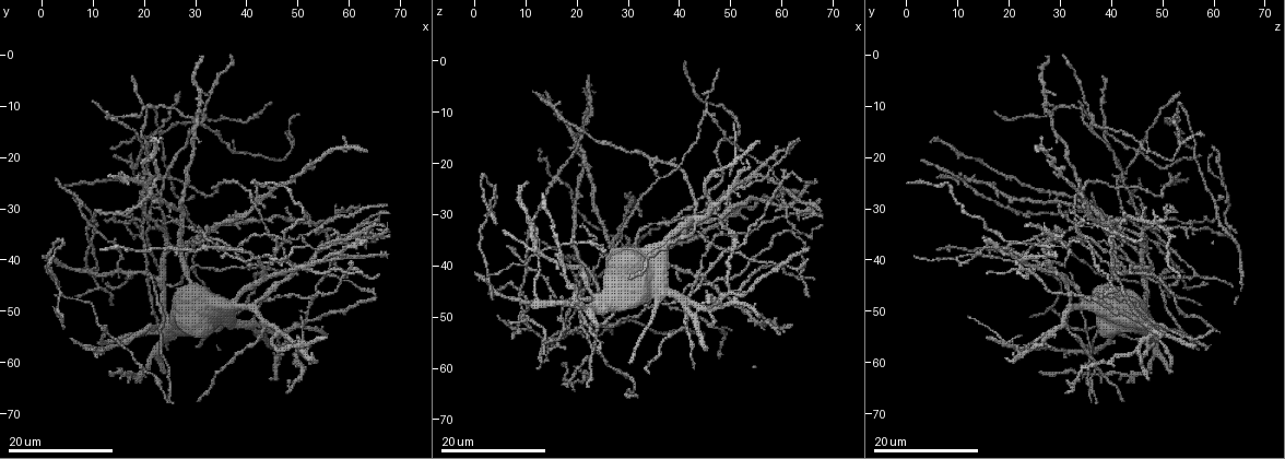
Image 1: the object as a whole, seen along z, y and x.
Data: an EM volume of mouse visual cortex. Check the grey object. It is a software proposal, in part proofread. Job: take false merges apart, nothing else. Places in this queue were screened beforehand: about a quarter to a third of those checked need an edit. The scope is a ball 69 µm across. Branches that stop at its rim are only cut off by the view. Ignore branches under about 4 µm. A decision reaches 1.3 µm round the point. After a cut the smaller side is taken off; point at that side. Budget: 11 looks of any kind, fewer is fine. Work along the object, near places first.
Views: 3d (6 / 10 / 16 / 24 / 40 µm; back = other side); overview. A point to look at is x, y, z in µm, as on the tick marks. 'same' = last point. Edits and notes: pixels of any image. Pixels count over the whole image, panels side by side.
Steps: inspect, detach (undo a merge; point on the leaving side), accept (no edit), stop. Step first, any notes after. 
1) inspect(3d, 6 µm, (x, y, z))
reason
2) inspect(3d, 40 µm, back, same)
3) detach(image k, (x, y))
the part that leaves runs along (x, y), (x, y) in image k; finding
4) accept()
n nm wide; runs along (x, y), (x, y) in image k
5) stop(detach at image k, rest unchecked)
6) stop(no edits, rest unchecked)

inspect(3d, 16 µm, (52.0, 41.0, 24.0))
small branch off a trunk

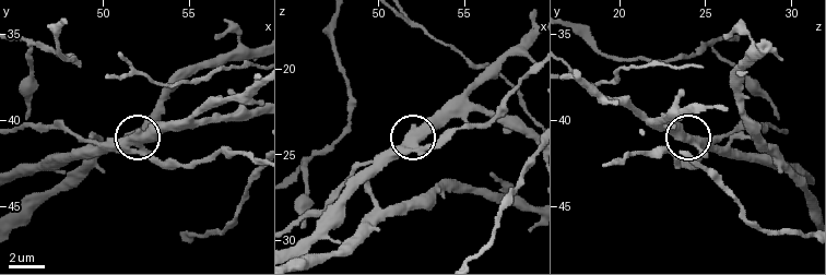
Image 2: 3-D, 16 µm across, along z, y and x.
inspect(3d, 6 µm, (52.1, 41.4, 24.3))

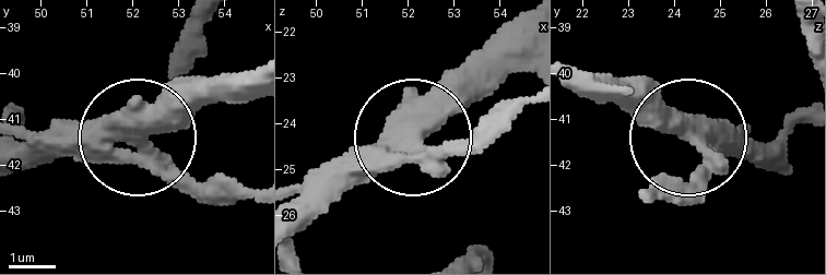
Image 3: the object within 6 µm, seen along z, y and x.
accept()
430 nm wide; runs along (20, 168), (149, 144), (215, 195) in image 3; all the same neuron

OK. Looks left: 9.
inspect(3d, 16 µm, (62.0, 33.0, 33.5))

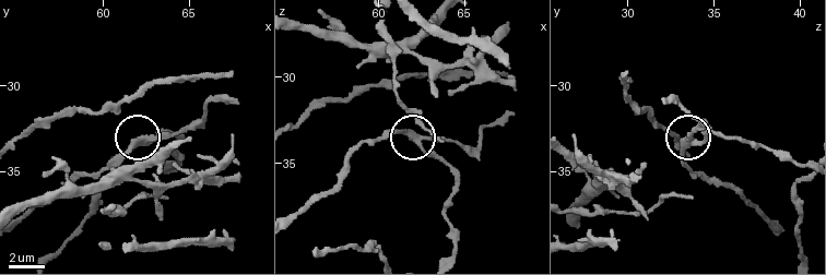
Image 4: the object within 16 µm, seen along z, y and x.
inspect(3d, 6 µm, (62.6, 33.2, 33.6))
closer look

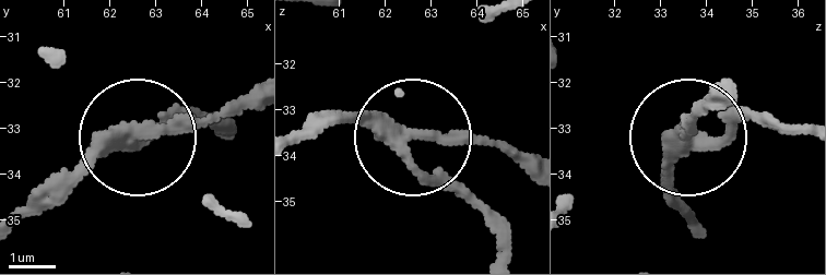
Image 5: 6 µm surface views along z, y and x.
accept()
side arm 7 µm; runs along (295, 142), (377, 122), (459, 146), (514, 146) in image 5; all the same neuron

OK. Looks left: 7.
inspect(3d, 16 µm, (46.5, 37.5, 35.5))
four arms meet

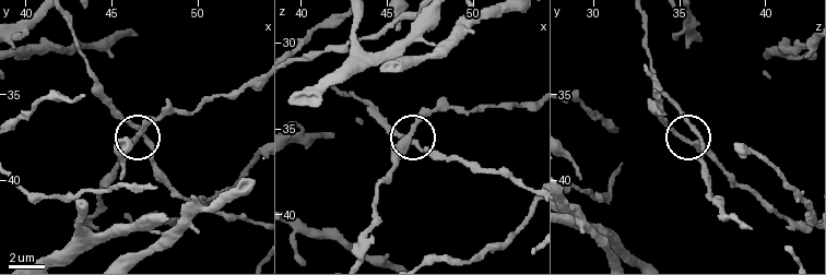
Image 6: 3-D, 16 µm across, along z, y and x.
inspect(3d, 6 µm, (46.4, 37.5, 35.1))
zoom in

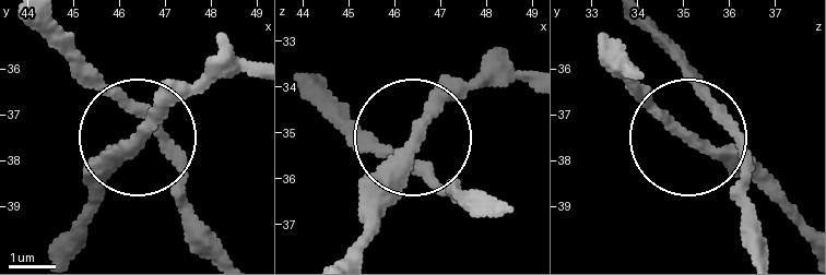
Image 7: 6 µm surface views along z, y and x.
accept()
4 arms; one neuron here

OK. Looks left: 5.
inspect(3d, 24 µm, (45.5, 36.0, 25.5))

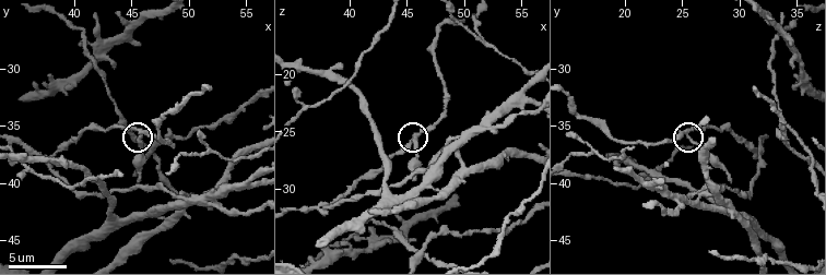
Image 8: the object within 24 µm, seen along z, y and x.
inspect(3d, 6 µm, (45.8, 35.4, 25.6))

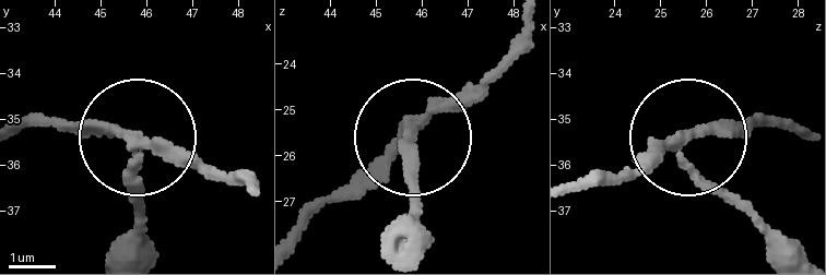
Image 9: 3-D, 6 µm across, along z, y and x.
detach(image 9, (136, 201))
210 nm wide; the part that leaves runs along (144, 162), (144, 251) in image 9; two neurons meet here

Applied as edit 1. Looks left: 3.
inspect(overview)
see it whole again

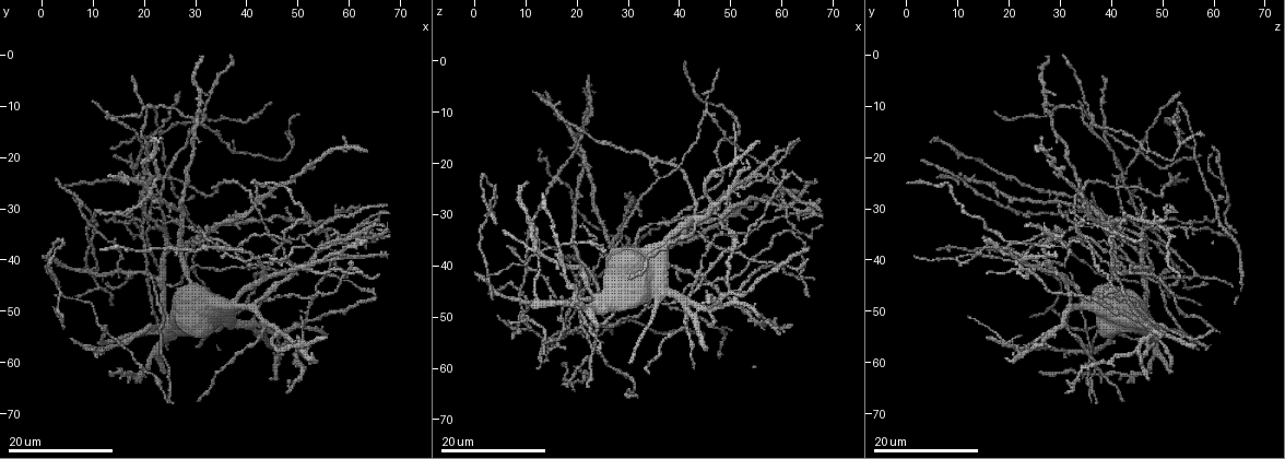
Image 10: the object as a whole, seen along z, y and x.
inspect(3d, 24 µm, (45.0, 40.0, 10.0))
four or more arms meet

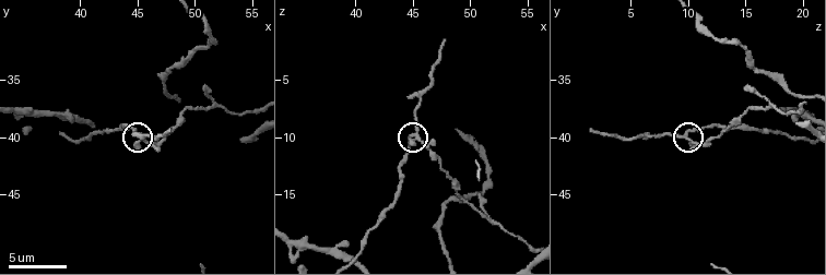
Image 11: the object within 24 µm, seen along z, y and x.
inspect(3d, 10 µm, (45.4, 40.0, 9.8))
closer look

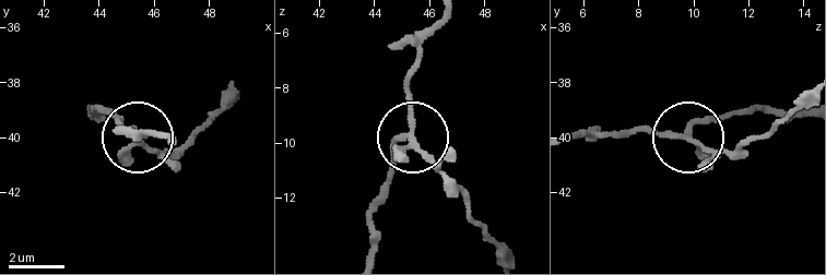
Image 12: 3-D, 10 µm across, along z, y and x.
accept()
side arm 9 µm; 4 arms; continuous, no second neuron

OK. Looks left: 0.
stop(detach at image 9, rest unchecked)

